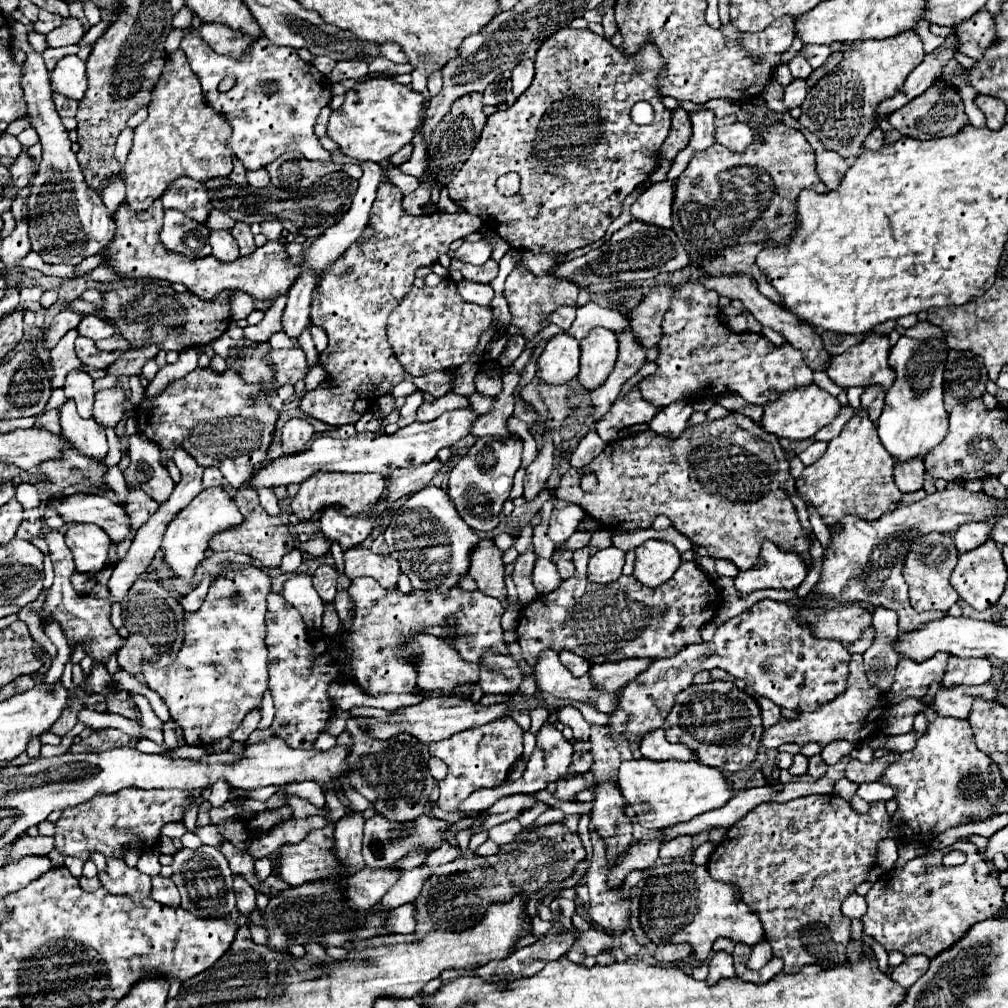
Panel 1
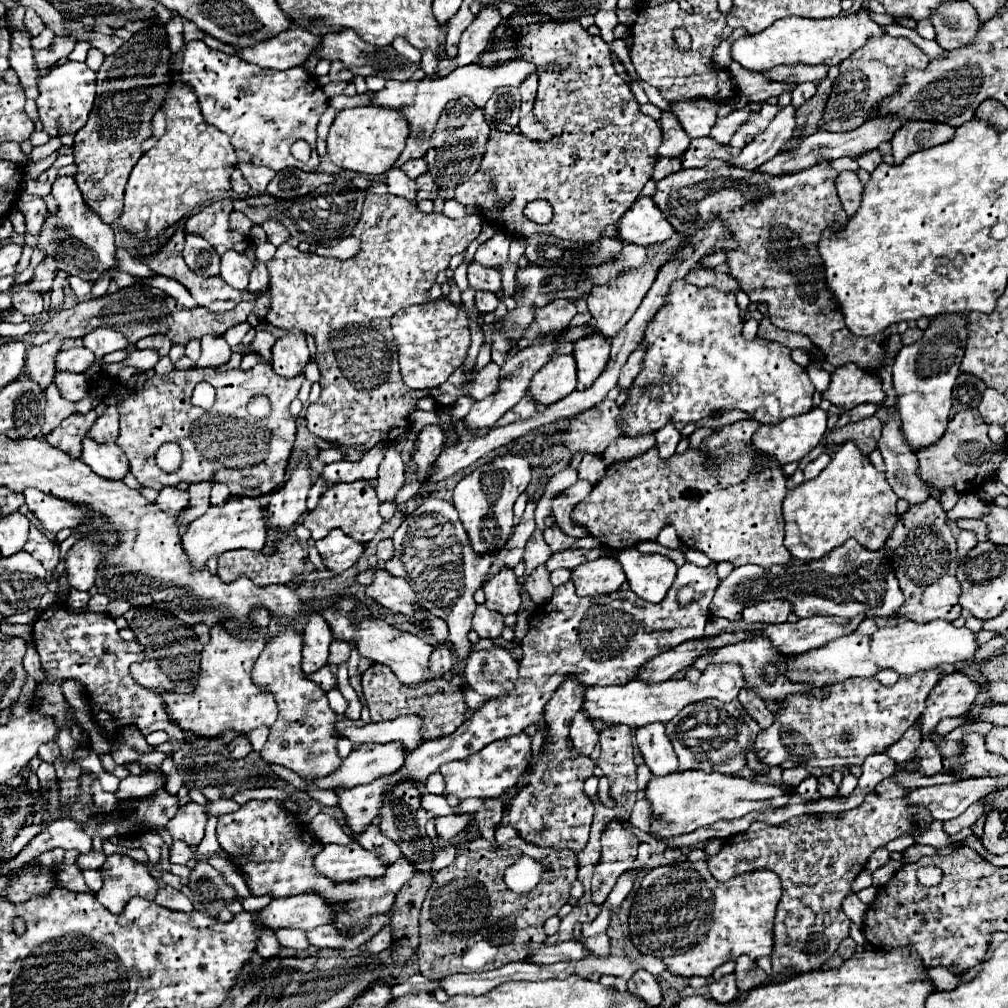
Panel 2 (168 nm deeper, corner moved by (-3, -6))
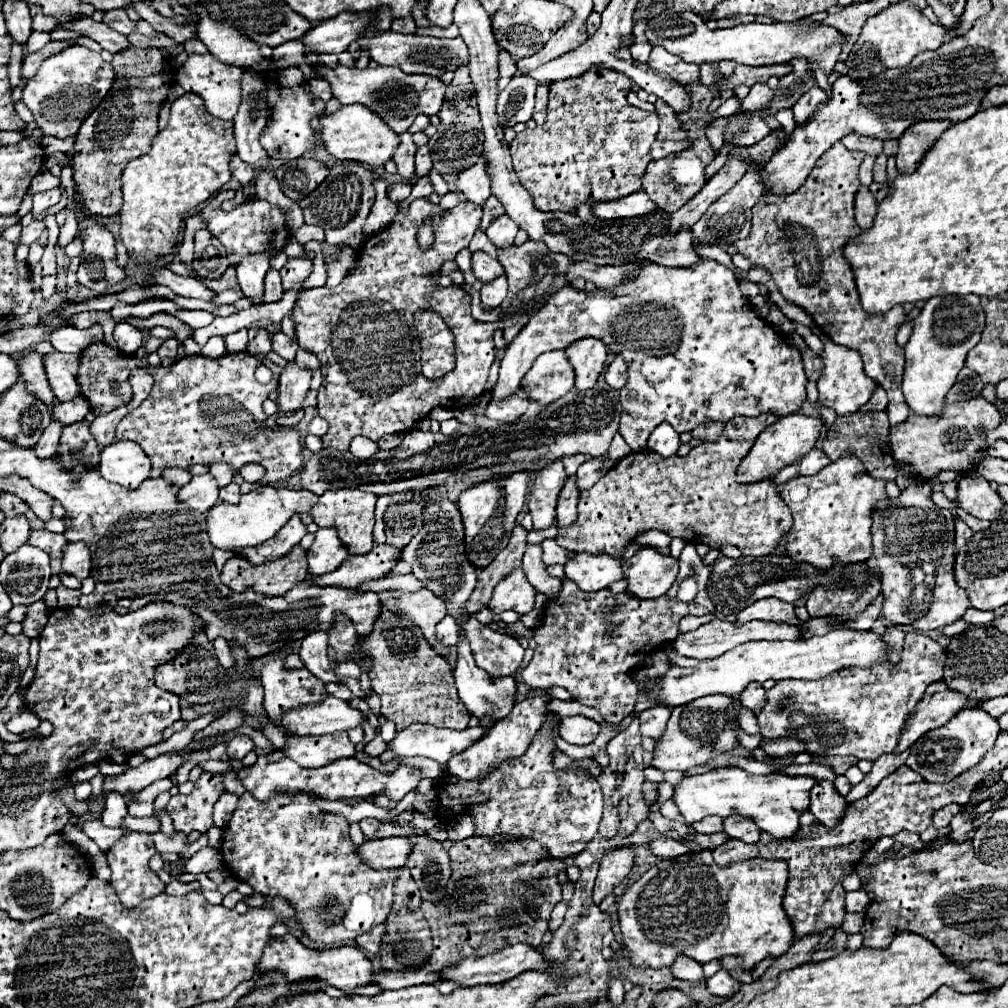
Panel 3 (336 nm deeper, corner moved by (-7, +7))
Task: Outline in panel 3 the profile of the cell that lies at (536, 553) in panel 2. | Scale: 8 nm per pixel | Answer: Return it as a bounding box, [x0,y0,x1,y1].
[528,461,568,531]

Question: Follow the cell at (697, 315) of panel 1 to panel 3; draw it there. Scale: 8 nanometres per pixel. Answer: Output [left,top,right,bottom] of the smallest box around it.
[492,259,808,451]

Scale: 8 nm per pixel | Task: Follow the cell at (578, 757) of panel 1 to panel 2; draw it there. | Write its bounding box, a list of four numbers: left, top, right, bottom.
[502,678,594,854]

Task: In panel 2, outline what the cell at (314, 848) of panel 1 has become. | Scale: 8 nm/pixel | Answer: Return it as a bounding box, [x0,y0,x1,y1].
[314,842,388,882]

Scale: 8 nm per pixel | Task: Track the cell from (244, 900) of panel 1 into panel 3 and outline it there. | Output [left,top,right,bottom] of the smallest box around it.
[258,933,374,993]

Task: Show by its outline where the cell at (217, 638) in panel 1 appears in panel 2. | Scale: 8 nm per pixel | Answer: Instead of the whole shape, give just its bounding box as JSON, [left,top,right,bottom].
[162,610,278,738]

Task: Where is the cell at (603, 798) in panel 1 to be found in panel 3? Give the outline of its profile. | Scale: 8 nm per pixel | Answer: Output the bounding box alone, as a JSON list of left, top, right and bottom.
[594,847,634,905]

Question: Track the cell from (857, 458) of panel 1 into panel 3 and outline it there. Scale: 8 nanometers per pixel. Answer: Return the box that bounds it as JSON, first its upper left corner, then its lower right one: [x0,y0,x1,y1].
[778,457,888,569]

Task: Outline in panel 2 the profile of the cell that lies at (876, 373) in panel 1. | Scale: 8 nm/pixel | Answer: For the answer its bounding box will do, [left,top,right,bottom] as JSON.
[822,364,884,410]

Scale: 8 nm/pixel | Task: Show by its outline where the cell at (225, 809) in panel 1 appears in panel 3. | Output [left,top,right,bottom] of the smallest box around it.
[222,793,396,945]

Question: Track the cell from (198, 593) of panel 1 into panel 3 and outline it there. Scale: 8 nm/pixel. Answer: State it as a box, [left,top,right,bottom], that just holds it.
[212,637,234,667]

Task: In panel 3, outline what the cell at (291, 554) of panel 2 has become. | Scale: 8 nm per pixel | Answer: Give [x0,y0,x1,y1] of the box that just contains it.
[222,545,308,597]

